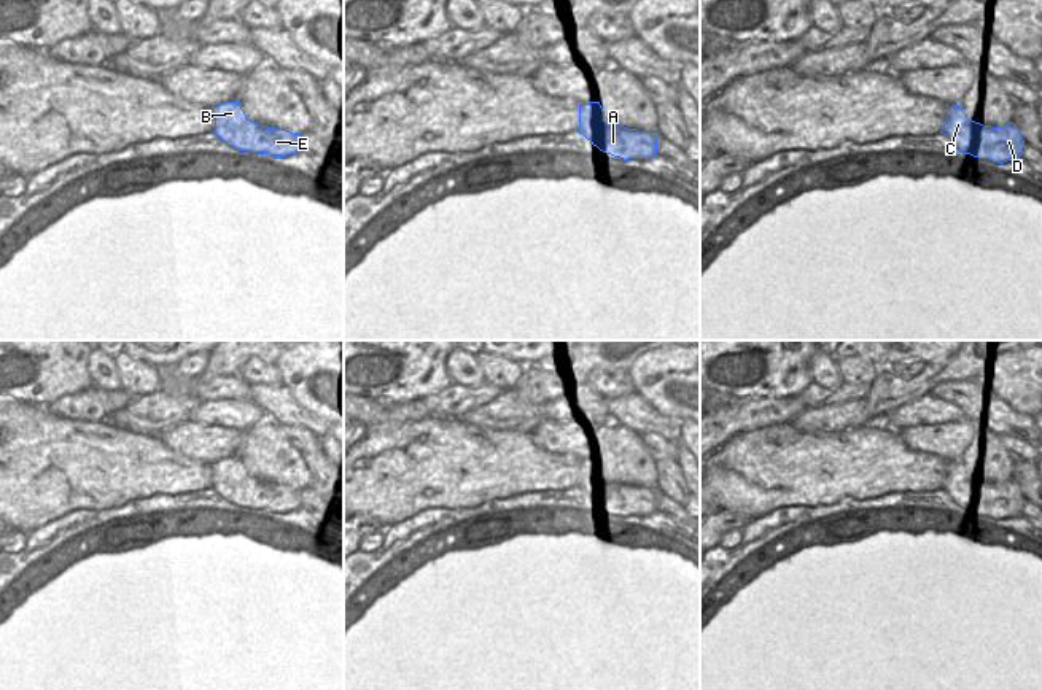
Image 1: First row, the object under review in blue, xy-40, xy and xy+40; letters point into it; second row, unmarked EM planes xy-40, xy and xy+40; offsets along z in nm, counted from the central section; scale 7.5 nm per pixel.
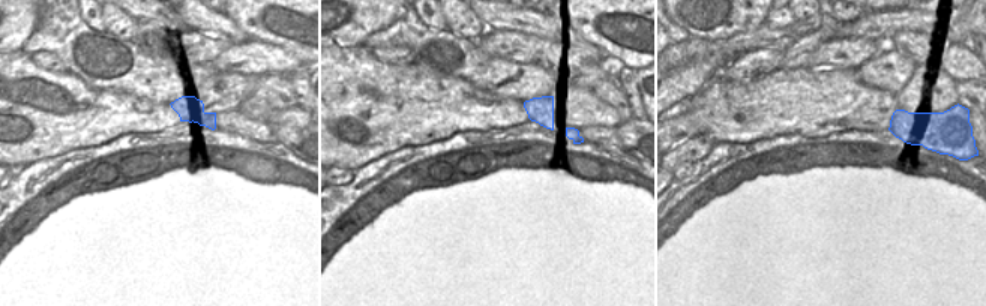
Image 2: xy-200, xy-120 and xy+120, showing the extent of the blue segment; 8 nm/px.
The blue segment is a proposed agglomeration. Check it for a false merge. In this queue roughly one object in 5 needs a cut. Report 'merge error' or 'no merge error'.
no merge error

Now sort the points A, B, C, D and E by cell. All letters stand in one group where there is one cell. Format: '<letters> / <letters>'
A B C D E

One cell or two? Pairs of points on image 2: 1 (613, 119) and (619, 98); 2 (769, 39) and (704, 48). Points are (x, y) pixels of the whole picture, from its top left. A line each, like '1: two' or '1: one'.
1: two
2: one

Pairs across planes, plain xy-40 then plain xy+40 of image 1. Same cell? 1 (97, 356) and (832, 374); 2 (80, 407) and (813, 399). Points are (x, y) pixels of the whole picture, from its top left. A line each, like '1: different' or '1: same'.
1: same
2: same

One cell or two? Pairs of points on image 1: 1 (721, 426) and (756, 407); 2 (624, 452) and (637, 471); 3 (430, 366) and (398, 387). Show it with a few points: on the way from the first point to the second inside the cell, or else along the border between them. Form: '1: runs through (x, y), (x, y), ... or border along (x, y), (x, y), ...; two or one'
1: runs through (729, 420), (748, 414); one
2: runs through (624, 457), (633, 466); one
3: runs through (422, 366), (406, 379); one

